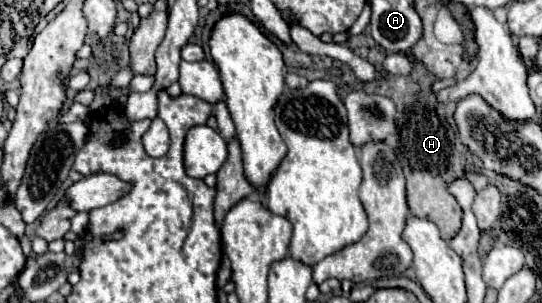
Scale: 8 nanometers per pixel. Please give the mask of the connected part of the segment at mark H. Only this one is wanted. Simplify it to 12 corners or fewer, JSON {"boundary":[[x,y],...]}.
{"boundary":[[432,105],[404,109],[400,165],[410,213],[444,241],[462,223],[446,191],[456,131]]}

